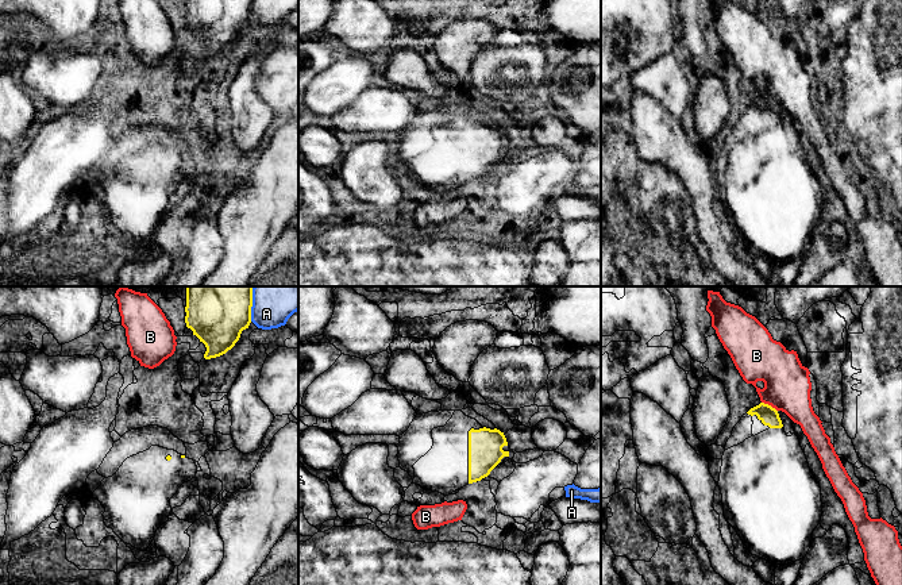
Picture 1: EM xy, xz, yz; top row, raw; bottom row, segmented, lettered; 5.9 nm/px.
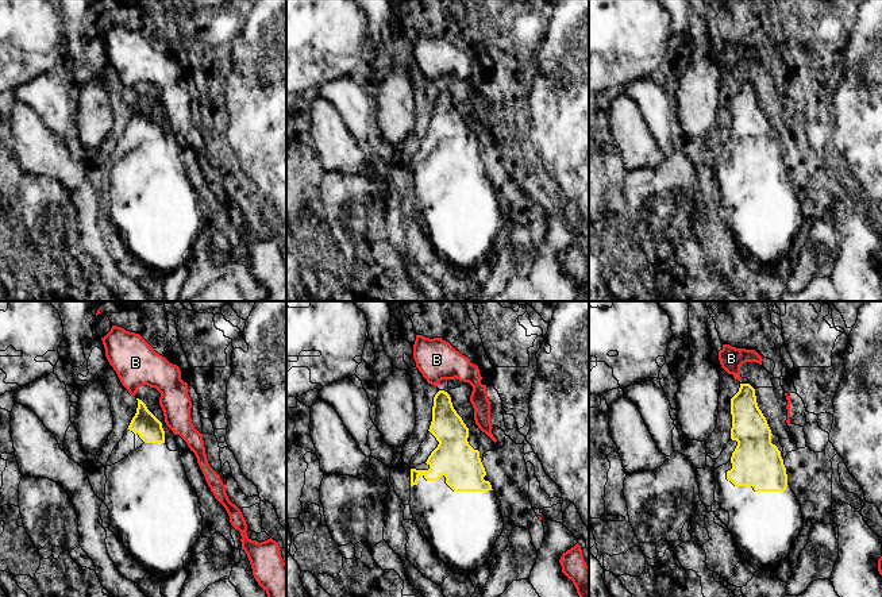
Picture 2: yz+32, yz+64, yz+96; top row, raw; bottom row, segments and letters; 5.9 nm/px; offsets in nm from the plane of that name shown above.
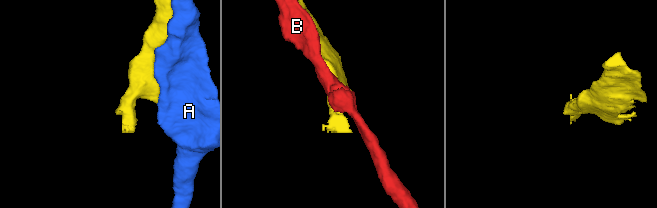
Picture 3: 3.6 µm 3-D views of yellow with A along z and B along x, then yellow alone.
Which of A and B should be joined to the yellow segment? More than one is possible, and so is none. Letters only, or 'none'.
none

